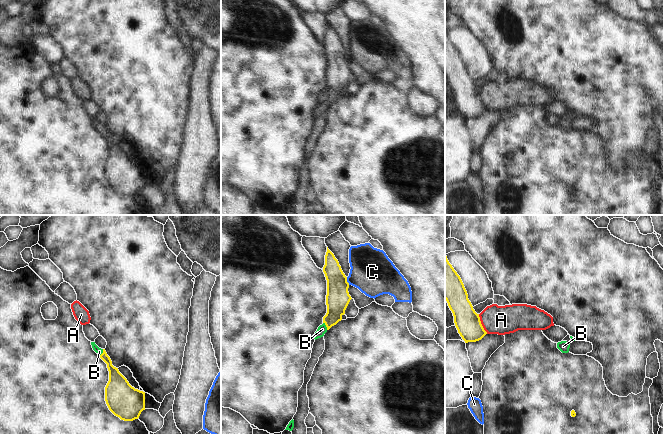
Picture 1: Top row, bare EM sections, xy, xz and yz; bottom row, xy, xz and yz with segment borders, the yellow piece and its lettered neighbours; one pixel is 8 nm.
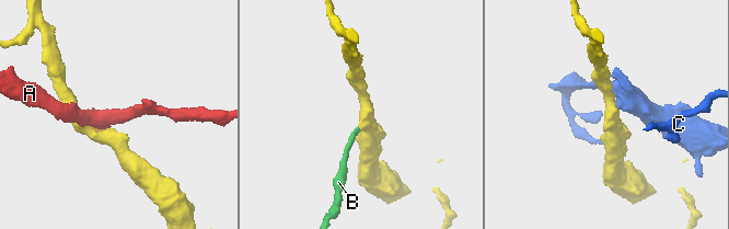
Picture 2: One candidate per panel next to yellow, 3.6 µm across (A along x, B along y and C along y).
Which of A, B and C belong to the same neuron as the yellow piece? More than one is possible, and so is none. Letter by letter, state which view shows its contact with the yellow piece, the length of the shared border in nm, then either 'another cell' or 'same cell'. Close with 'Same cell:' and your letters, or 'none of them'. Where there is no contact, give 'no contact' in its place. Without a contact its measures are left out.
A: yz | 180 nm | another cell
B: xz | 70 nm | same cell
C: xz | 70 nm | another cell
Same cell: B

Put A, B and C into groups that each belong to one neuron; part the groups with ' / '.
A C / B

